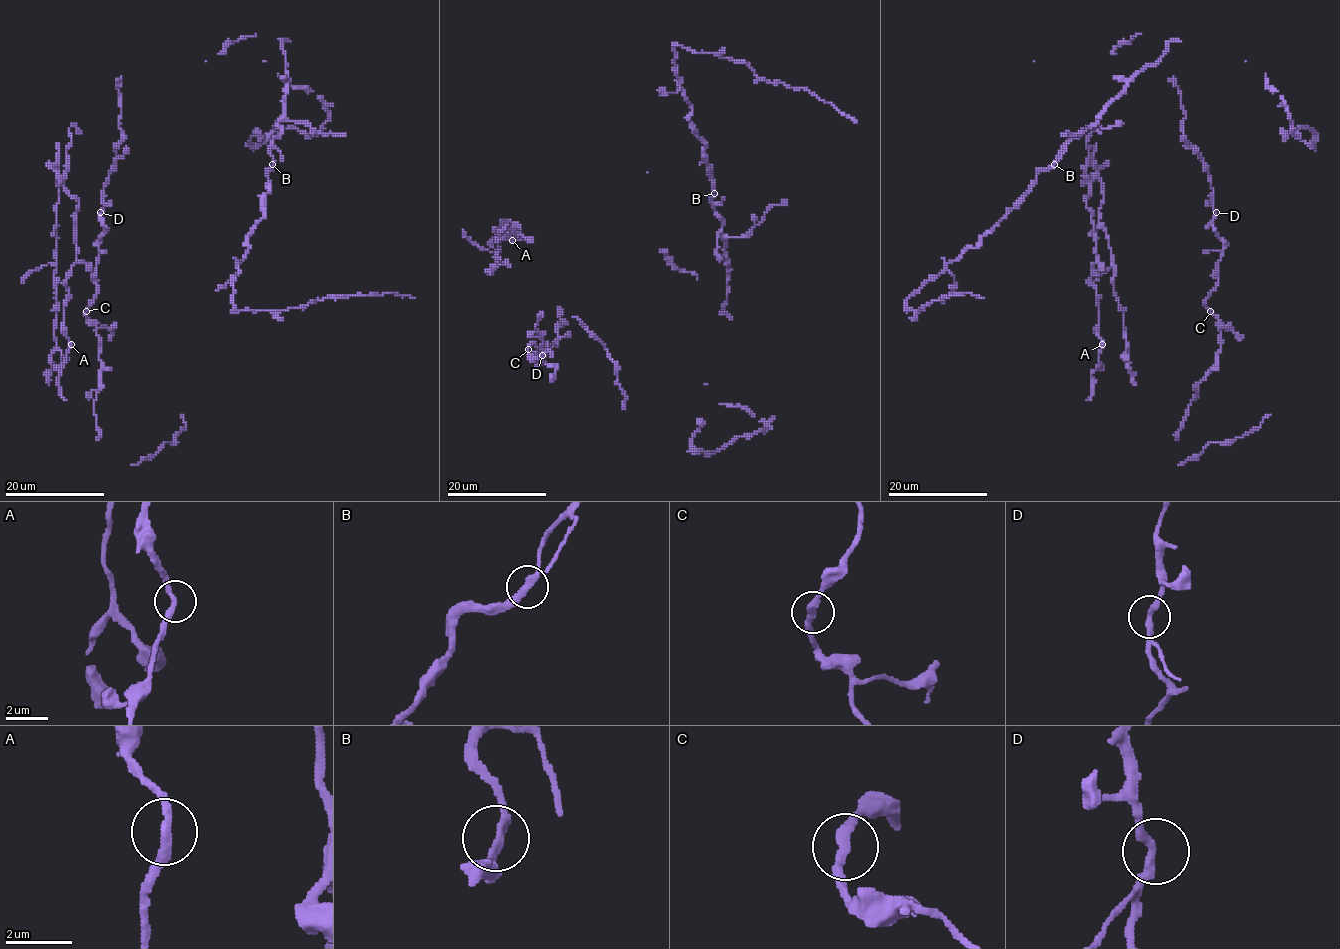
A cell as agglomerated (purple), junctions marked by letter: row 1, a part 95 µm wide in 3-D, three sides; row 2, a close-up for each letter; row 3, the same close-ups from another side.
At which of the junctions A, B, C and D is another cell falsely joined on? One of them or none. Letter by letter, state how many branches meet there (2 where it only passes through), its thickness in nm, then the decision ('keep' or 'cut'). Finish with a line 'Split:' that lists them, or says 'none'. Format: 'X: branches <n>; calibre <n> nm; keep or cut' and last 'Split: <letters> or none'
A: branches 2; calibre 260 nm; keep
B: branches 2; calibre 280 nm; keep
C: branches 2; calibre 280 nm; keep
D: branches 2; calibre 280 nm; keep
Split: none

